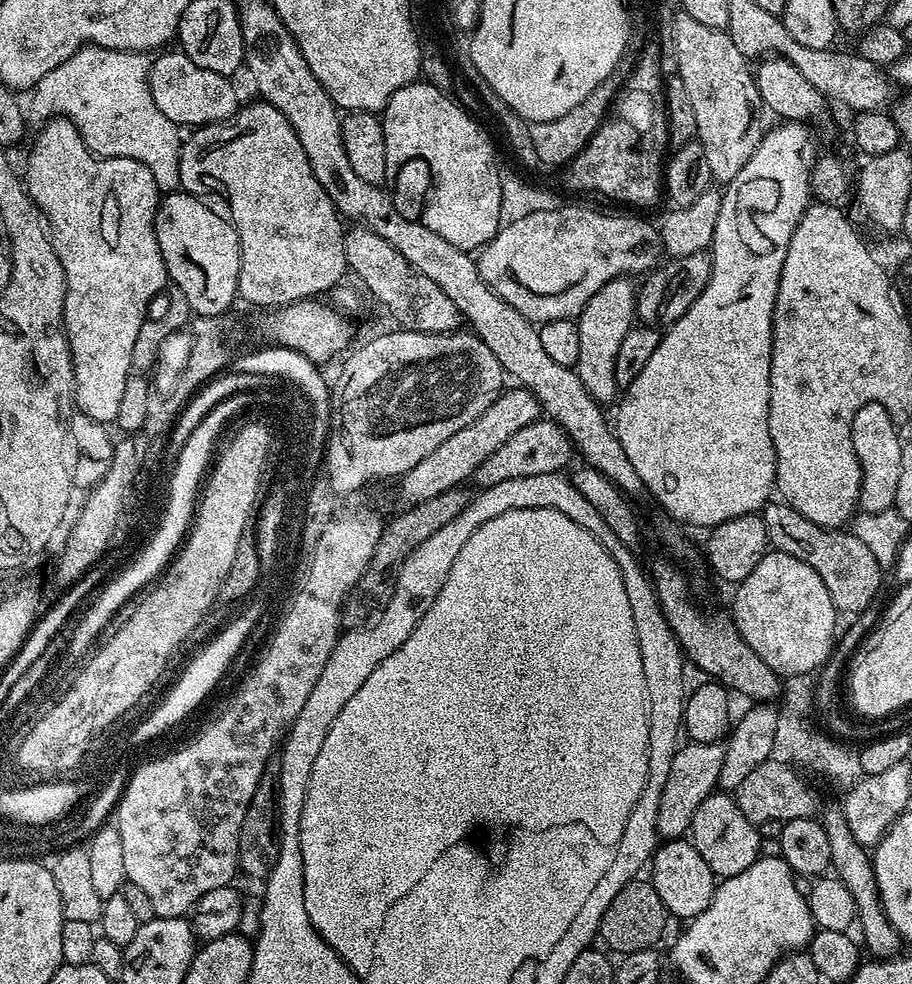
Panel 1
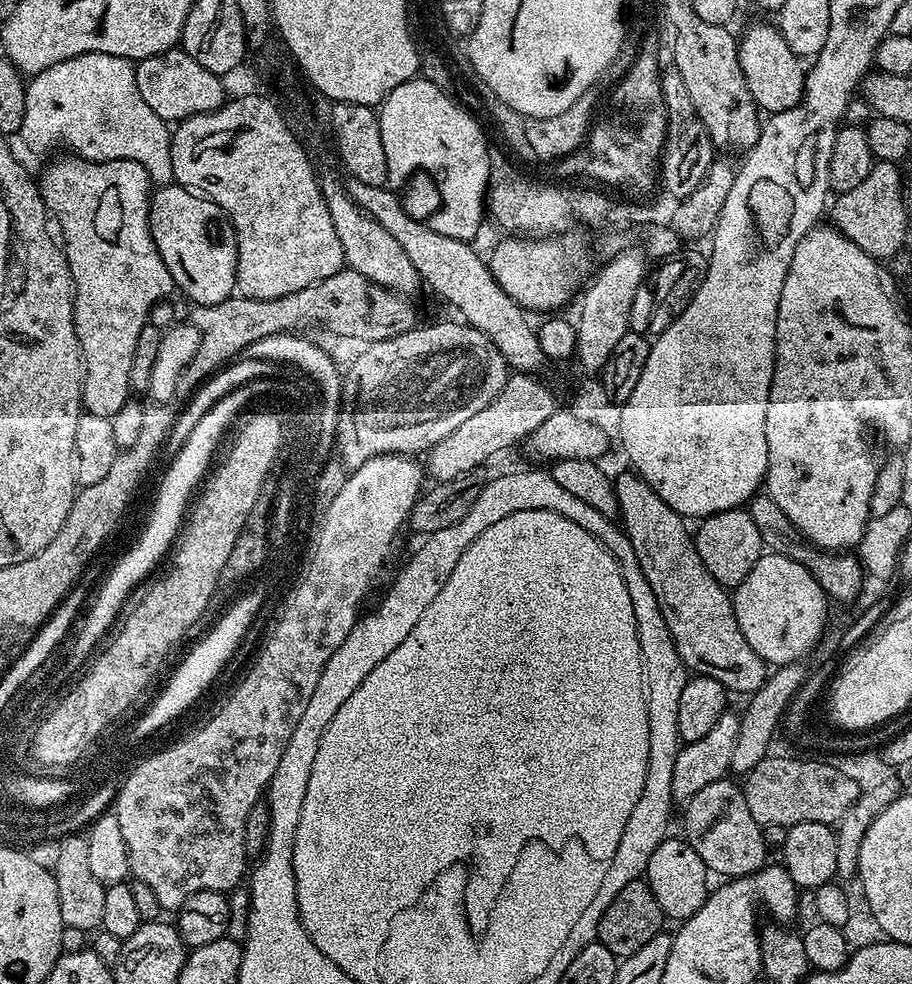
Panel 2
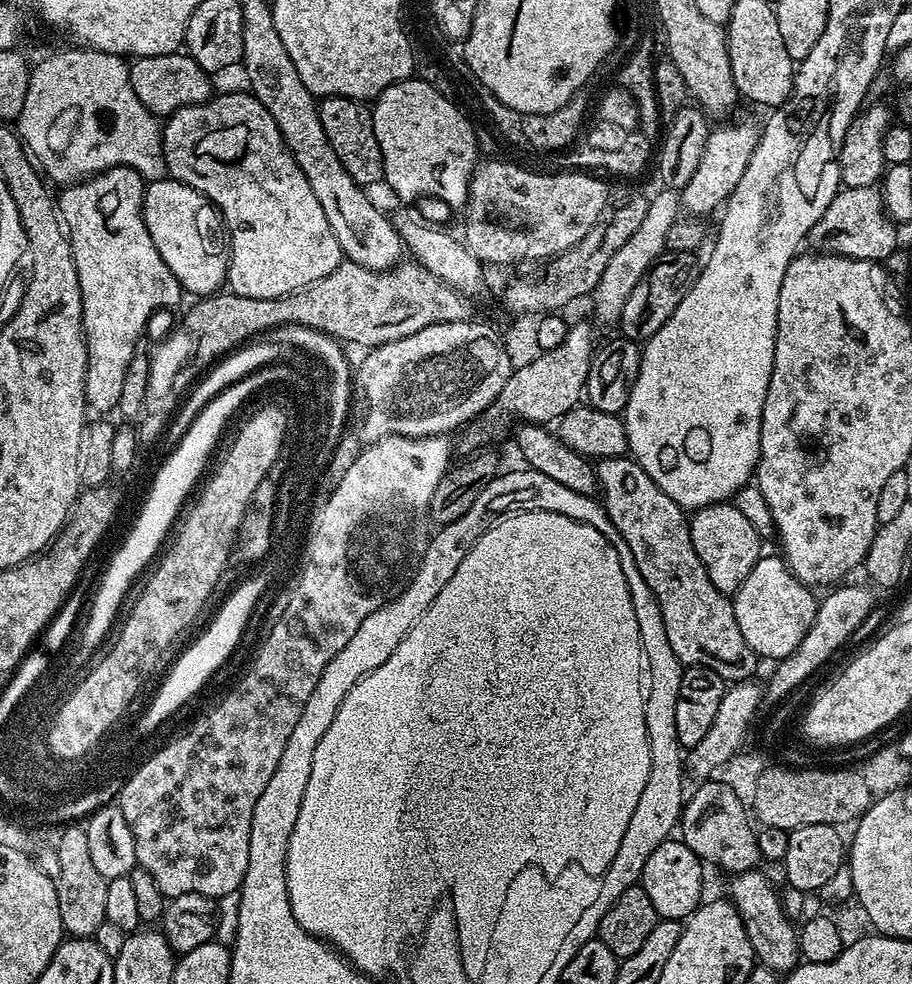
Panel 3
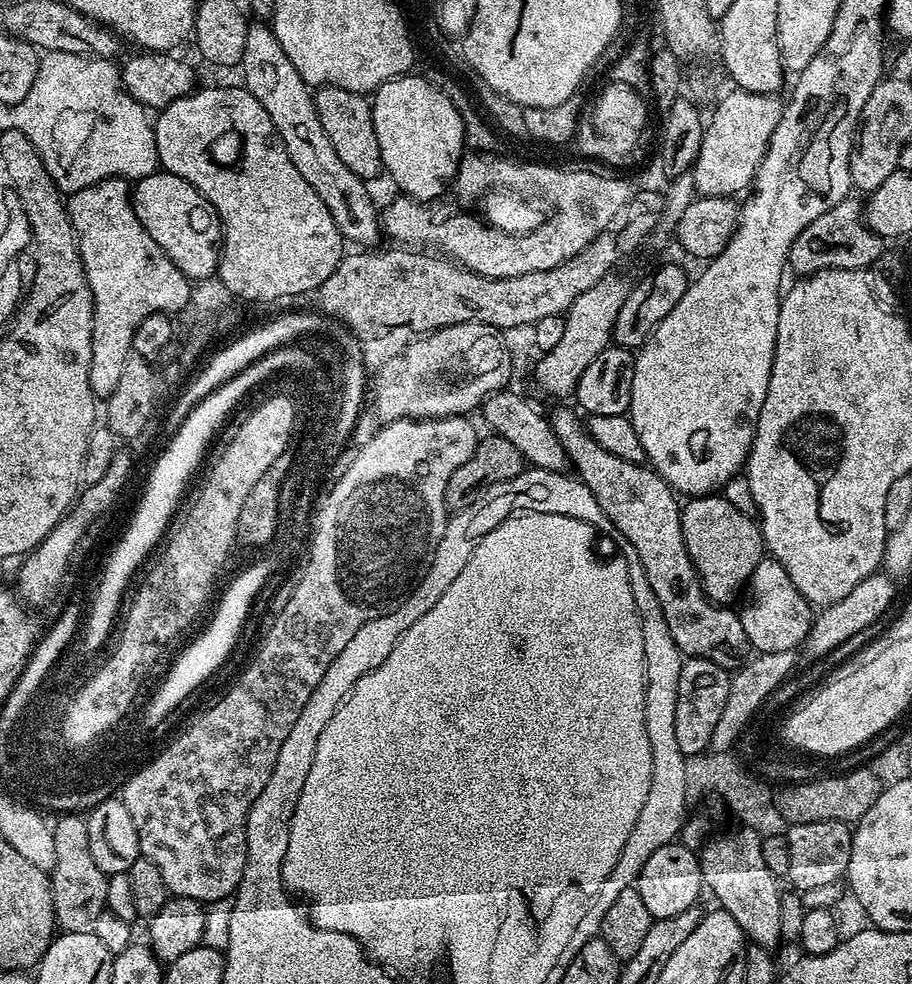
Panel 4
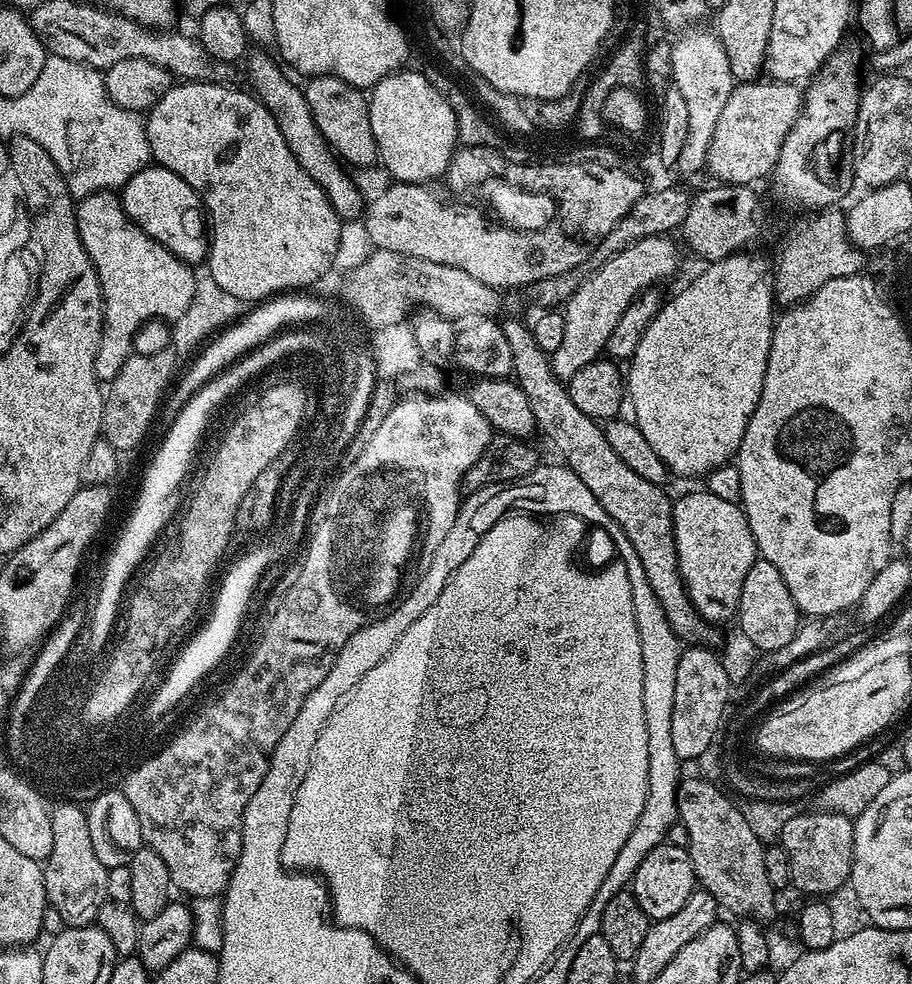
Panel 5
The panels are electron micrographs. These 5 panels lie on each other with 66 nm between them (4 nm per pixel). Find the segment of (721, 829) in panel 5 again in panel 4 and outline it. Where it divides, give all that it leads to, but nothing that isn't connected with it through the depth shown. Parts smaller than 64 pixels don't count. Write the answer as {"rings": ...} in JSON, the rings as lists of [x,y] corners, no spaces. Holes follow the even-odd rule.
{"rings":[[[737,827],[737,832],[704,840],[699,849],[704,888],[716,895],[721,909],[738,922],[745,937],[760,948],[775,949],[784,932],[784,904],[780,901],[781,881],[762,862],[761,836],[752,829]]]}

